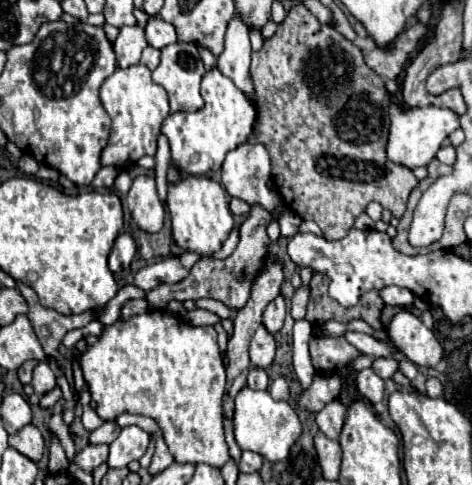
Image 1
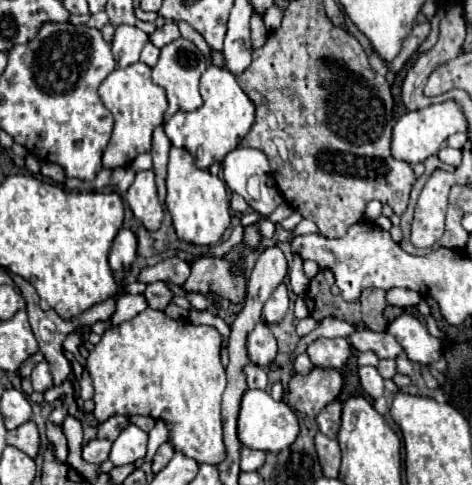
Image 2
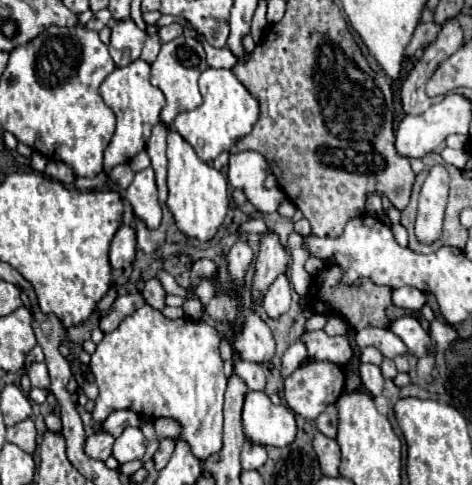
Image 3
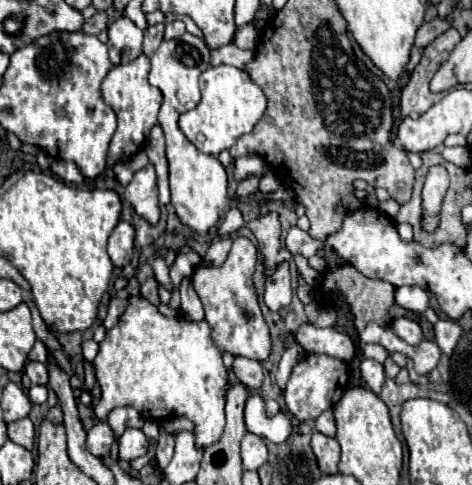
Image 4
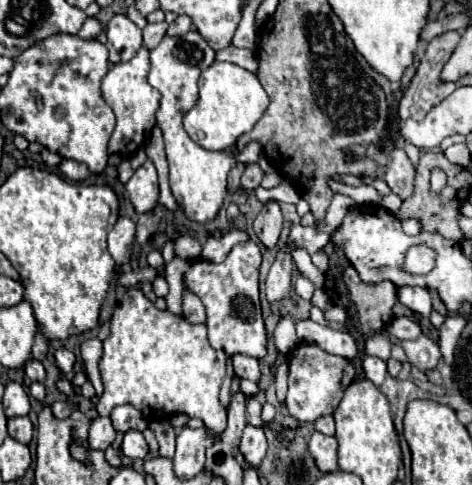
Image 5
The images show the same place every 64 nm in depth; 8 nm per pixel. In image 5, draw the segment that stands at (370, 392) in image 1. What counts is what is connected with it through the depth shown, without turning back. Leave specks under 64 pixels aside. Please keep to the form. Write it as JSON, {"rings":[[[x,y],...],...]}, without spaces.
{"rings":[[[366,356],[364,362],[362,362],[362,368],[364,368],[364,376],[380,388],[380,384],[384,382],[386,378],[386,362],[382,362],[380,358],[374,358],[374,356]]]}

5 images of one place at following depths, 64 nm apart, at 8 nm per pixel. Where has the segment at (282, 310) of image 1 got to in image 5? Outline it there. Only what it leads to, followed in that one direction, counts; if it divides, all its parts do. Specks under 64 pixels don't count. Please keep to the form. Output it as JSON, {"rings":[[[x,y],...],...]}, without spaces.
{"rings":[[[278,250],[276,260],[266,278],[266,298],[268,302],[278,302],[290,296],[292,286],[292,258],[286,250]]]}

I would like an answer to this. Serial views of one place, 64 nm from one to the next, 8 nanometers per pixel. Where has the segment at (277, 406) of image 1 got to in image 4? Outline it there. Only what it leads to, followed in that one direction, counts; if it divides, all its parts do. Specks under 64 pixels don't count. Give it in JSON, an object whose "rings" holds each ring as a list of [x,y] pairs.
{"rings":[[[252,390],[248,400],[246,400],[246,408],[244,408],[244,420],[246,420],[246,428],[248,432],[270,440],[274,444],[282,444],[290,438],[292,434],[292,422],[286,416],[286,412],[278,412],[274,416],[266,414],[266,404],[264,398],[260,396],[260,392]]]}

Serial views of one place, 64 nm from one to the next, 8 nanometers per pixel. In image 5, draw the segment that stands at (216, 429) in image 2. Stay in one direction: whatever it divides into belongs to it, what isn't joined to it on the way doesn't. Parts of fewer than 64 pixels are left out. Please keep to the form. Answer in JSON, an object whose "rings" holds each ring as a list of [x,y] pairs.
{"rings":[[[128,288],[124,298],[118,302],[112,324],[110,324],[110,336],[102,342],[104,354],[98,362],[104,394],[96,404],[96,410],[100,416],[108,416],[114,406],[130,404],[136,410],[142,412],[146,420],[152,420],[154,416],[174,416],[174,414],[186,414],[200,418],[204,422],[204,428],[208,436],[216,438],[226,428],[226,410],[222,408],[218,400],[218,392],[222,386],[222,380],[226,376],[226,352],[214,350],[208,344],[206,336],[206,324],[190,324],[182,316],[176,316],[168,310],[158,310],[142,292],[140,288]]]}

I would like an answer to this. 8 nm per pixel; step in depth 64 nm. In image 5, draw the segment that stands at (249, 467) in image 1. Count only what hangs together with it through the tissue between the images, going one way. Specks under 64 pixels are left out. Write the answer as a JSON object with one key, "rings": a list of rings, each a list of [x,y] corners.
{"rings":[[[250,424],[244,428],[242,440],[240,440],[240,452],[244,456],[244,462],[250,468],[258,468],[260,462],[266,456],[266,436],[260,432],[260,428],[252,428]]]}

